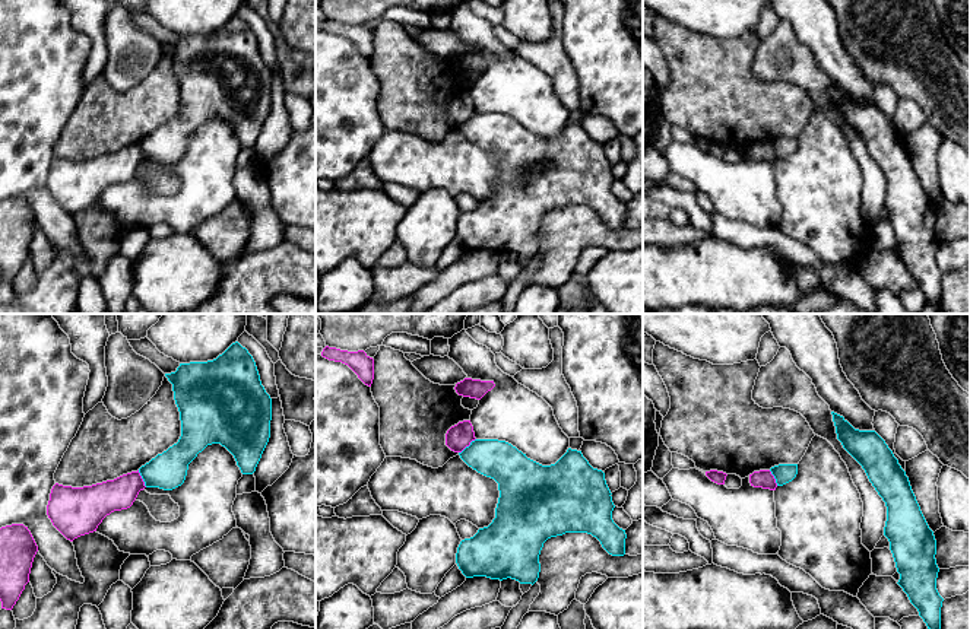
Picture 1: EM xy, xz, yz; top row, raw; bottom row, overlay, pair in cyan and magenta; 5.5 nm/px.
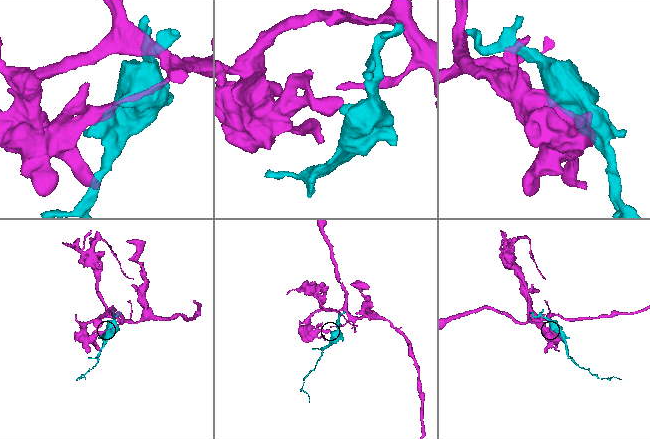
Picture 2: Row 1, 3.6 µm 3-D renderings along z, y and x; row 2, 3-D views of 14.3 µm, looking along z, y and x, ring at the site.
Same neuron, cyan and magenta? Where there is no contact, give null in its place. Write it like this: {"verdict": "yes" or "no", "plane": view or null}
{"verdict": "no", "plane": "xz"}

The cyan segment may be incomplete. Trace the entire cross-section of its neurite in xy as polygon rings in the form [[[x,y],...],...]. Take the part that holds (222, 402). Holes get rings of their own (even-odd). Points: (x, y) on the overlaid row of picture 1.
[[[238,341],[207,362],[180,363],[175,372],[165,374],[172,384],[174,400],[180,412],[181,436],[177,444],[139,468],[146,487],[172,490],[186,480],[188,464],[207,445],[221,444],[235,458],[242,474],[253,474],[270,438],[272,398],[261,385],[253,356]]]

